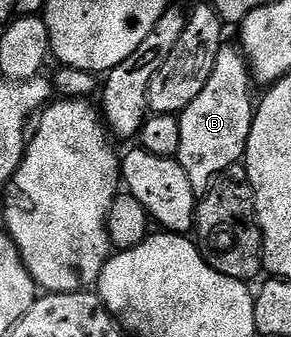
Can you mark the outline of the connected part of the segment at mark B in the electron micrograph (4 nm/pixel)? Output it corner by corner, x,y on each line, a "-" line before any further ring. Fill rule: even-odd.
224,44
221,52
217,52
217,64
213,64
213,76
201,88
201,93
193,104
189,104
183,113
178,115
181,124
181,148
177,160
181,168
185,168
185,176
189,176
189,184
193,184
193,192
202,196
205,191
215,183
215,179
225,172
225,168
240,165
247,153
247,141
251,131
251,119
253,117
253,98
251,102
251,69
247,67
247,59
242,50
235,44

